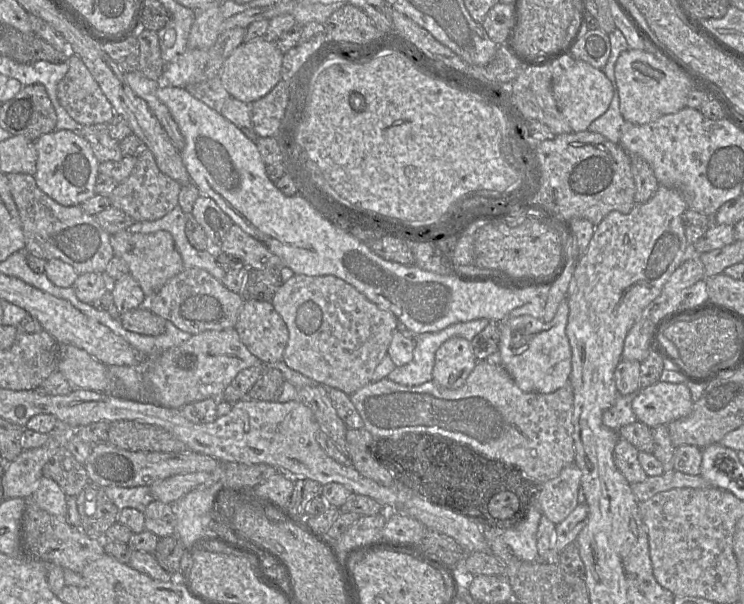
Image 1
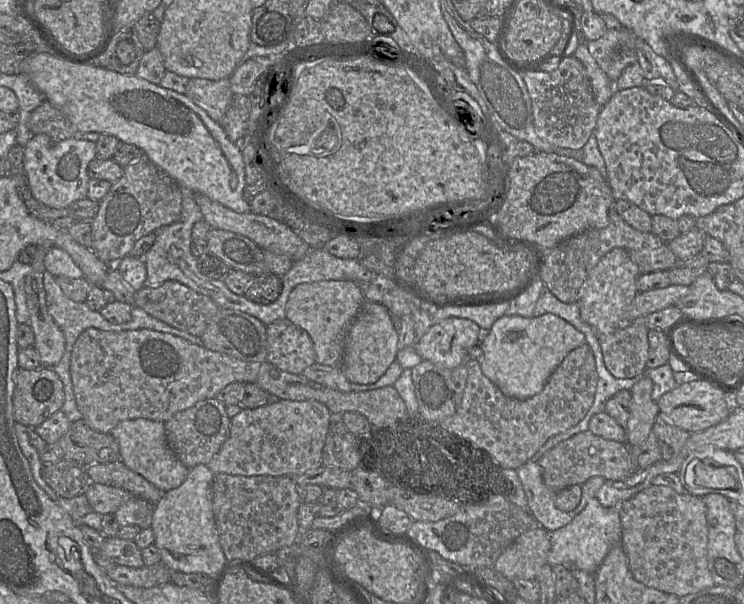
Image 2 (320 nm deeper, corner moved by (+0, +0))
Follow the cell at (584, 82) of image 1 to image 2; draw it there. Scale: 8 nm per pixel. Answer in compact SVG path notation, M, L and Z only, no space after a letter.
M583 39L583 43L579 44L573 56L583 64L590 79L597 103L599 105L605 105L616 91L614 89L615 81L611 81L608 78L595 59L590 55L586 41L587 40Z

